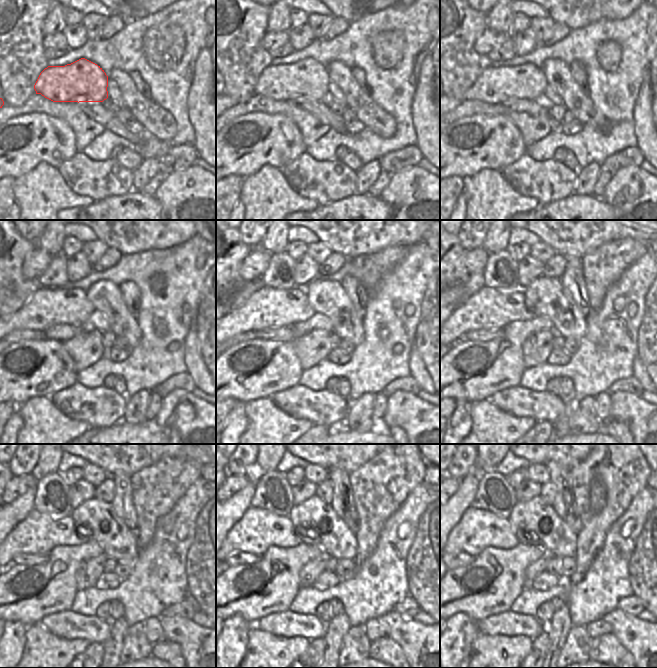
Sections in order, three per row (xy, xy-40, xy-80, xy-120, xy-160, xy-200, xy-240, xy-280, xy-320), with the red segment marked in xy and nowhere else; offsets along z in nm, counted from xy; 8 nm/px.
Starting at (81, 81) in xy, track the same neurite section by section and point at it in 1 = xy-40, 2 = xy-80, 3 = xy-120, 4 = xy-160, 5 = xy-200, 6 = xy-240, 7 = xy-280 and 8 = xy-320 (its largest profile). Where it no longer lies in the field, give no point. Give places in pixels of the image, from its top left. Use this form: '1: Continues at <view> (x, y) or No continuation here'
1: Continues at xy-40 (307, 78)
2: Continues at xy-80 (495, 85)
3: Continues at xy-120 (47, 307)
4: Continues at xy-160 (268, 308)
5: Continues at xy-200 (488, 309)
6: Continues at xy-240 (39, 533)
7: Continues at xy-280 (258, 529)
8: Continues at xy-320 (477, 530)

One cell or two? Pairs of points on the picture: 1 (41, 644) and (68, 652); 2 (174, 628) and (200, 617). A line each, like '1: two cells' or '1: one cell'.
1: one cell
2: two cells

